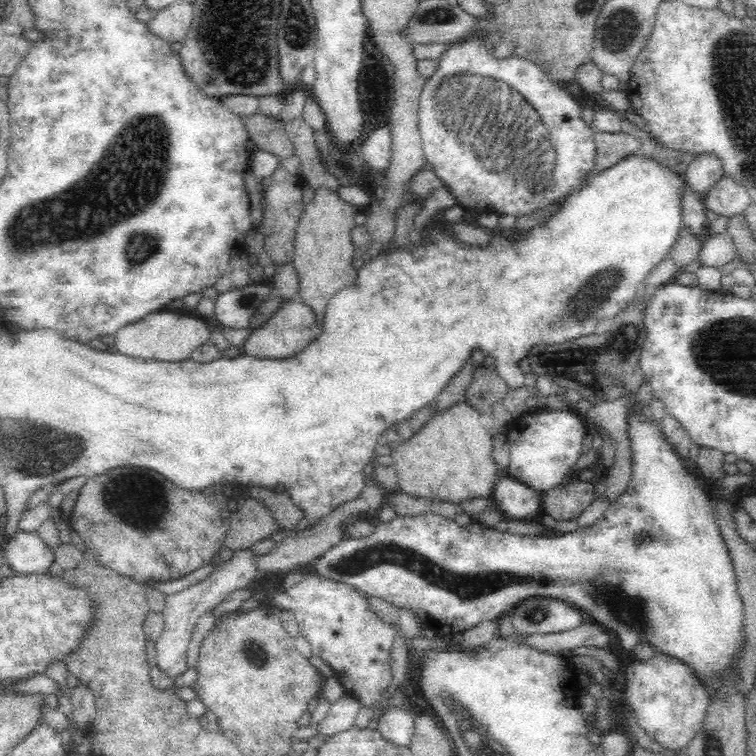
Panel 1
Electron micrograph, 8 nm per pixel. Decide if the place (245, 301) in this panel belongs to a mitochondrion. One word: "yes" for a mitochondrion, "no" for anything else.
yes

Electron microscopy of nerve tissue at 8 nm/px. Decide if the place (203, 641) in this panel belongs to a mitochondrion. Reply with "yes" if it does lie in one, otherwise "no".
no

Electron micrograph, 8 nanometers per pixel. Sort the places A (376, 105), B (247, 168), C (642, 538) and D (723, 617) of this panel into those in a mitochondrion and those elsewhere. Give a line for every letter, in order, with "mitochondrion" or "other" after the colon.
A: other
B: other
C: mitochondrion
D: other

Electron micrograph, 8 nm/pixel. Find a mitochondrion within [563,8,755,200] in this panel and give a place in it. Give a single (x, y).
(615, 39)

